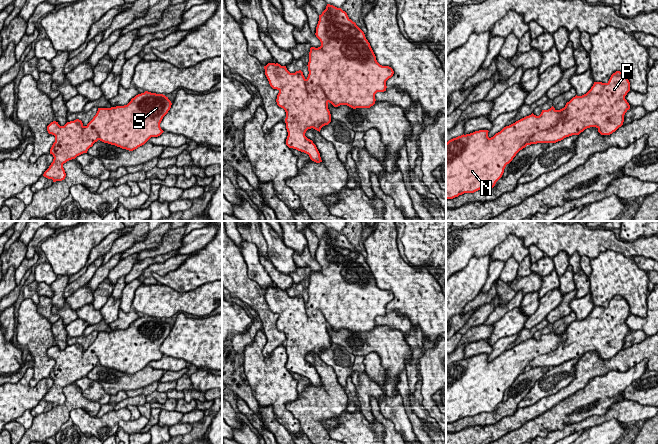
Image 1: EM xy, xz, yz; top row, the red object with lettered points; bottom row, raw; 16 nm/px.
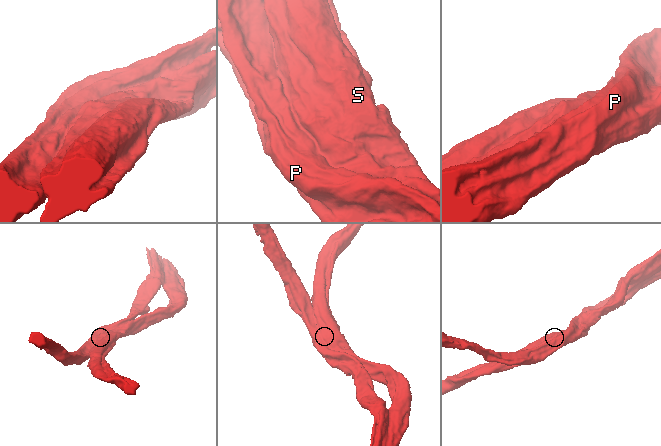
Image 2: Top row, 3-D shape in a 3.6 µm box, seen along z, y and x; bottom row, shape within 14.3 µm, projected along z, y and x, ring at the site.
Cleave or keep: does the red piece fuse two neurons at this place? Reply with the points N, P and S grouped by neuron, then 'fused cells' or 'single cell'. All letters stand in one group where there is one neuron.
N S / P; fused cells

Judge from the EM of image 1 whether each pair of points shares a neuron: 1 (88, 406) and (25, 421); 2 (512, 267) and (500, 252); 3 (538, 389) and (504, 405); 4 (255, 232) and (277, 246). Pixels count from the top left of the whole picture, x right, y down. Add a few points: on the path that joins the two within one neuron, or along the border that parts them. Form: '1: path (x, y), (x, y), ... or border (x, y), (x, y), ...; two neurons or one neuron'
1: border (34, 417), (31, 425), (26, 430); two neurons
2: border (505, 261), (513, 257), (519, 263); two neurons
3: border (540, 377), (517, 407); two neurons
4: border (261, 231), (267, 245), (267, 256), (269, 258); two neurons

